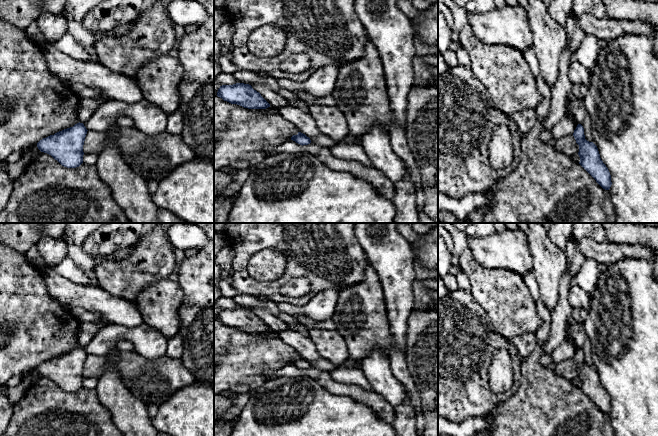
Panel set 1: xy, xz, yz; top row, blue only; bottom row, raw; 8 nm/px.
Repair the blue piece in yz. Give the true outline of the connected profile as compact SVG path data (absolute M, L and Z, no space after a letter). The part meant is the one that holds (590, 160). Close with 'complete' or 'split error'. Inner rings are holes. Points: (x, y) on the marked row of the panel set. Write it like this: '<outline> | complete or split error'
M581 124L577 125L573 136L576 143L579 145L579 164L603 189L609 190L612 185L611 175L608 168L600 158L597 146L593 142L589 142L585 139L584 128Z | complete

